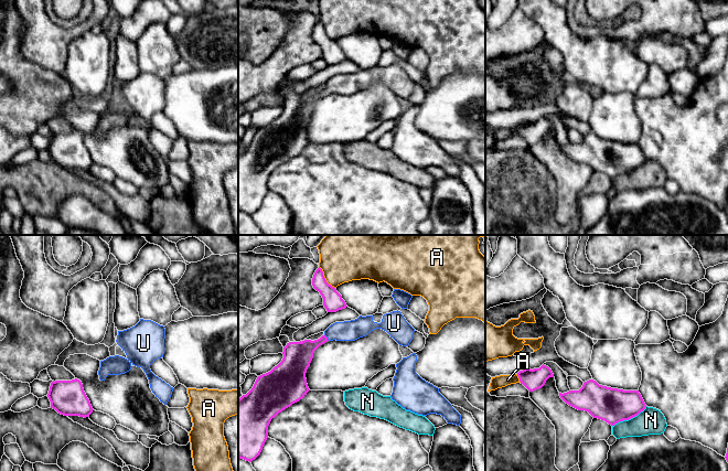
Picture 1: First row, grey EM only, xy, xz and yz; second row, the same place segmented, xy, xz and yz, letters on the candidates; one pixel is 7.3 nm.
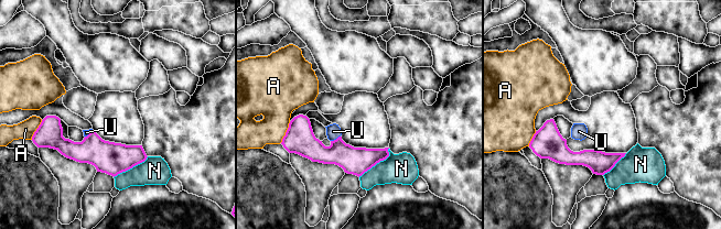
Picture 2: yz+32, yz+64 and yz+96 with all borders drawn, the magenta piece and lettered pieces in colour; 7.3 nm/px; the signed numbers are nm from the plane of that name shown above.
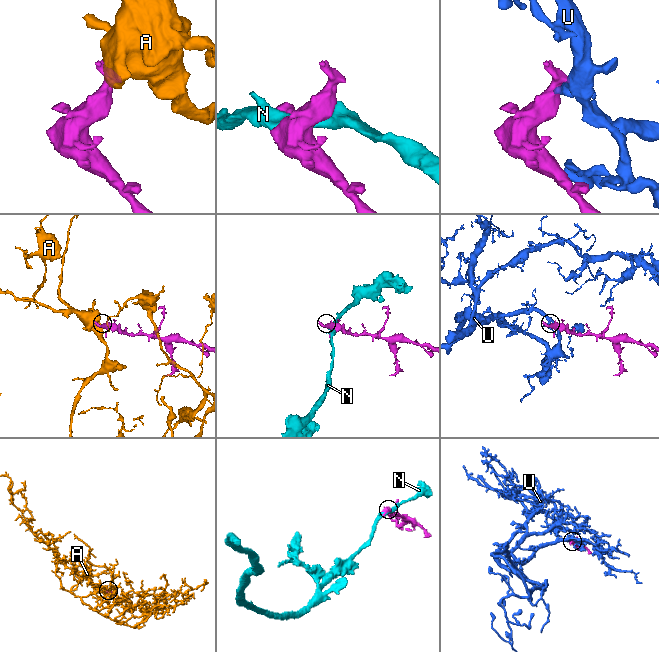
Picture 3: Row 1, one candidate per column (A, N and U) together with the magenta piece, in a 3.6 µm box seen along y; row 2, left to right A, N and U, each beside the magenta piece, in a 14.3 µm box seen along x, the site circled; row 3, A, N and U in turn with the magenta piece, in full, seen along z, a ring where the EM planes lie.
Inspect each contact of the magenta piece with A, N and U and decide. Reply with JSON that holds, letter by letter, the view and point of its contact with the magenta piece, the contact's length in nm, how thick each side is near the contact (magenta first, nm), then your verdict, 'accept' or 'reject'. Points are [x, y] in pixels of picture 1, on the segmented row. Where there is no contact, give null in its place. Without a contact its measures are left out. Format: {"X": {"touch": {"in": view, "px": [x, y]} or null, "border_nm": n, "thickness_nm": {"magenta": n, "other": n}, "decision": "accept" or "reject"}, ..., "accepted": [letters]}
{"A": {"touch": {"in": "xz", "px": [324, 278]}, "border_nm": 200, "thickness_nm": {"magenta": 140, "other": 400}, "decision": "reject"}, "N": {"touch": {"in": "yz", "px": [629, 418]}, "border_nm": 300, "thickness_nm": {"magenta": 260, "other": 190}, "decision": "reject"}, "U": {"touch": {"in": "xz", "px": [327, 338]}, "border_nm": 60, "thickness_nm": {"magenta": 200, "other": 150}, "decision": "accept"}, "accepted": ["U"]}

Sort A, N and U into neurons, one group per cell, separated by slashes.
A / N / U

